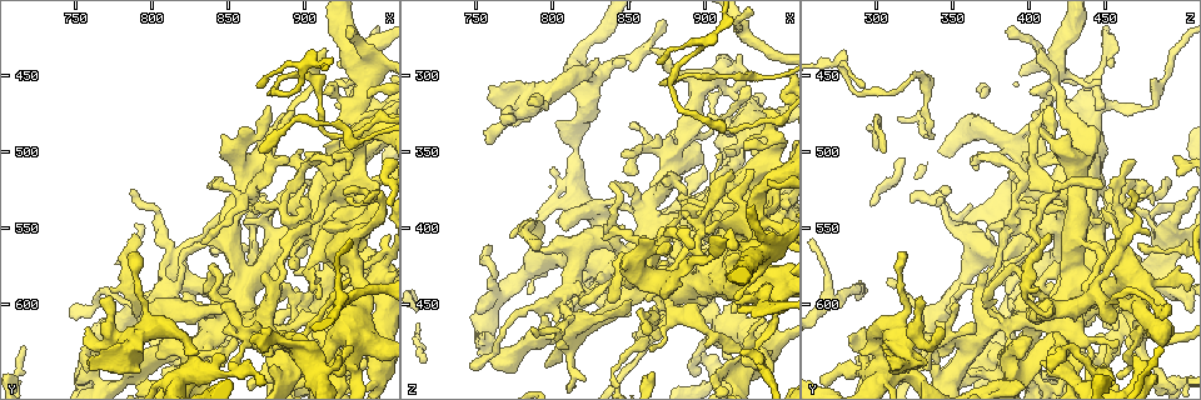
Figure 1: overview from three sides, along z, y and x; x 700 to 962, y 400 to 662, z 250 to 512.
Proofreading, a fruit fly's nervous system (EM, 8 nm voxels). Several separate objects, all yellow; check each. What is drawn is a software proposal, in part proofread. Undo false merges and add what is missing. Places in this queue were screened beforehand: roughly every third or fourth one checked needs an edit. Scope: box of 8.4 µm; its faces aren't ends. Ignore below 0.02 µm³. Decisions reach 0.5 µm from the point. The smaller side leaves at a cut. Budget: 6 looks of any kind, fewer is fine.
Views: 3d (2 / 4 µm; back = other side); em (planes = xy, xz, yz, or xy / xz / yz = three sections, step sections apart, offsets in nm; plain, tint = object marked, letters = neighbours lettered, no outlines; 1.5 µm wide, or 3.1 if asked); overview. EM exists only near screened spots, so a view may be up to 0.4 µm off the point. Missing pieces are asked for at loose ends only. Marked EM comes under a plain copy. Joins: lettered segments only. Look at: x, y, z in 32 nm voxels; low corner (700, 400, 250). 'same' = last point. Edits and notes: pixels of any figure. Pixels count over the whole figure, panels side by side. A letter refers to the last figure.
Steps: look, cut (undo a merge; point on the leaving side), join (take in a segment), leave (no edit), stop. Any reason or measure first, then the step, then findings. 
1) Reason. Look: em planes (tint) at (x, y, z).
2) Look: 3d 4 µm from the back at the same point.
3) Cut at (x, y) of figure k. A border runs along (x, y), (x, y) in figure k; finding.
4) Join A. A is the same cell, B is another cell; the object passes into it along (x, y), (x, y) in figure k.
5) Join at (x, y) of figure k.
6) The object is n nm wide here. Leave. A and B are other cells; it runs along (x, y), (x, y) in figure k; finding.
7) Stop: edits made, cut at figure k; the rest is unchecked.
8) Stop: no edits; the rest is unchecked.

Tapers out. Look: em planes (letters) at (926, 584, 306).

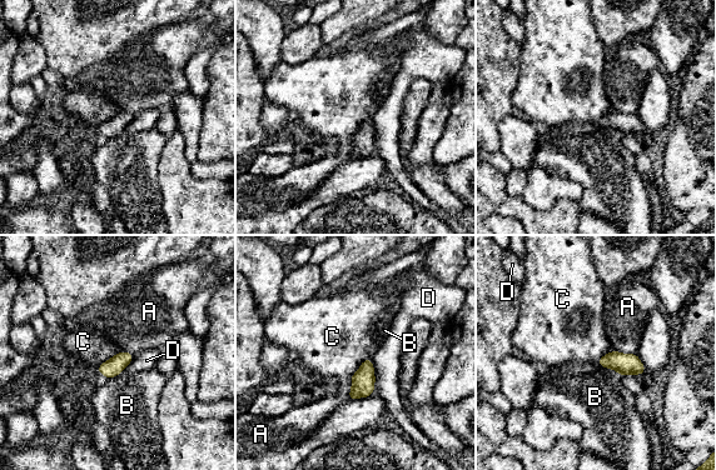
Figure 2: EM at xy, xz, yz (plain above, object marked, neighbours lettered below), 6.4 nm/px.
Leave. A, B, C and D are other cells; a border runs along (371, 358), (367, 358), (349, 376) in figure 2; none of them fits.

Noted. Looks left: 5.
Four or more arms meet. Look: 3d 2 µm at (788, 622, 316).

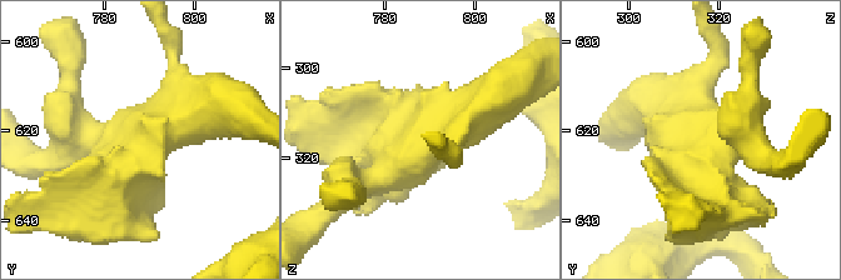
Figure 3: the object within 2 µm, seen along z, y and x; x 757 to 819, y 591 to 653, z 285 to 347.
Look: em planes (tint) at (789, 622, 315).

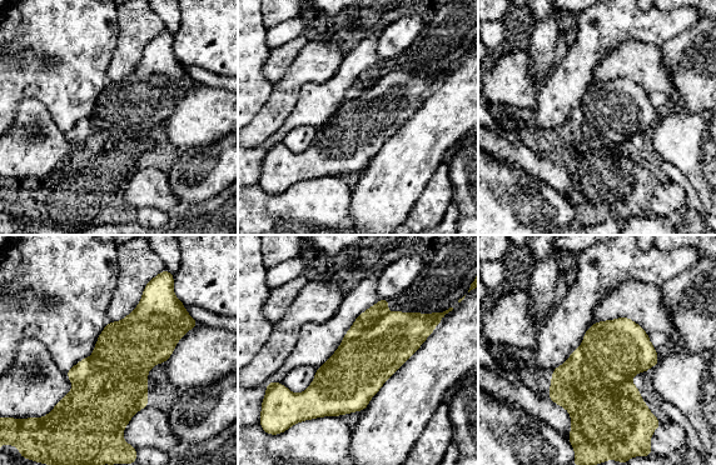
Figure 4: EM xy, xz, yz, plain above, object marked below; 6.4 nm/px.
What lies round it. Look: em planes (letters) at the same point.

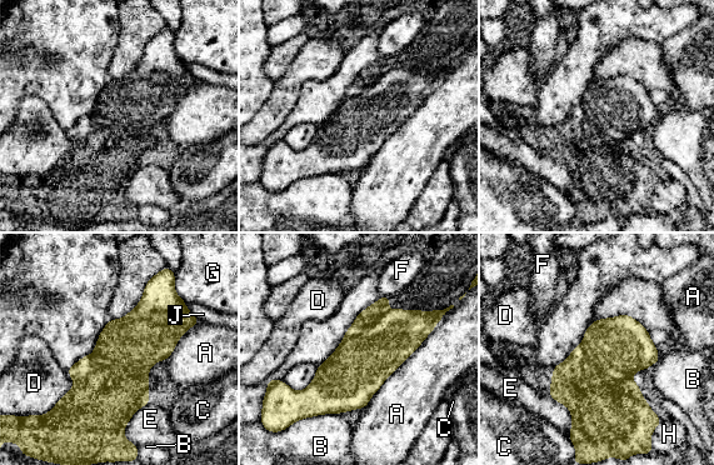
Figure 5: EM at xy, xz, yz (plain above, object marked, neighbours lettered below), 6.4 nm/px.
Leave. A, B, C, D, E, F, G, H and J are other cells; a border runs along (444, 314), (422, 344), (363, 408) in figure 5; one neuron here.

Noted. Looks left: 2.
Abrupt turn. Look: em planes (tint) at (936, 476, 408).

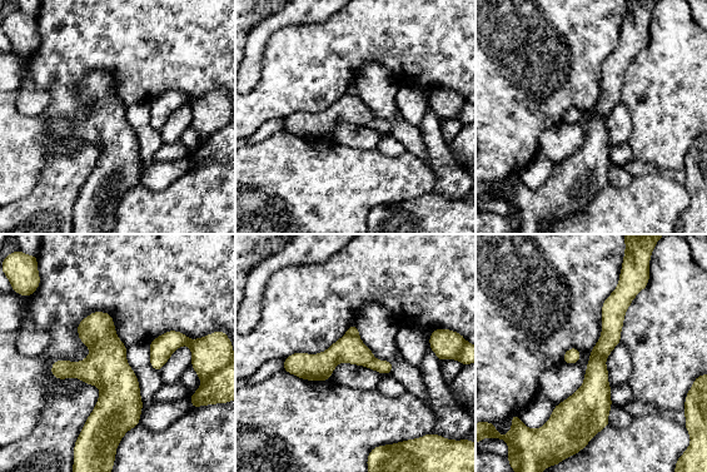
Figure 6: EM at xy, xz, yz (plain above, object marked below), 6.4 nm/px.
What lies round it. Look: em planes (letters) at the same point.

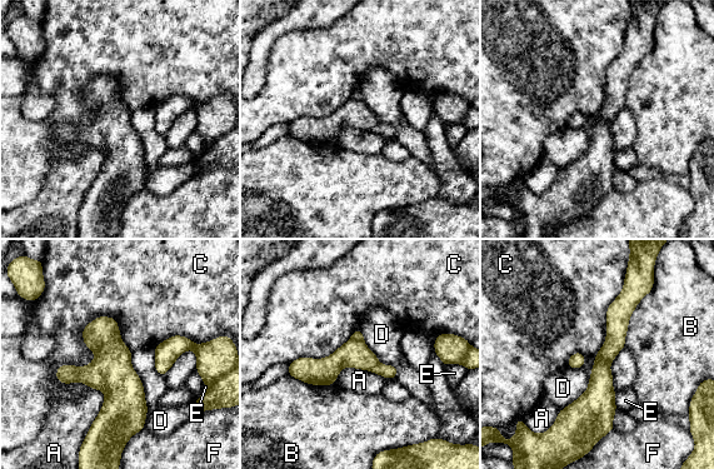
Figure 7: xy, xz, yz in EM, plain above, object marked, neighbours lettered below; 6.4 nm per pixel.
Leave. A, B, C, D, E and F are other cells; it runs along (625, 289), (589, 433) in figure 7; all the same neuron.

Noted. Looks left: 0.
Stop: no edits; the rest is unchecked.

